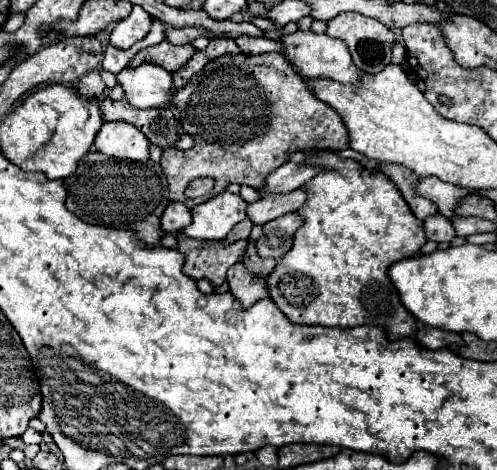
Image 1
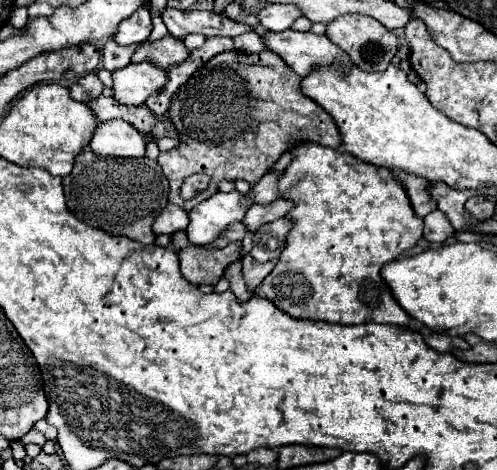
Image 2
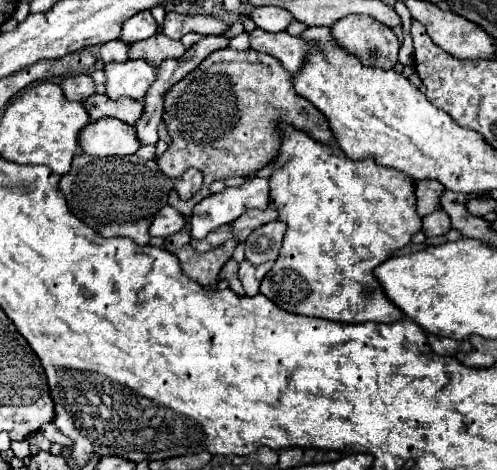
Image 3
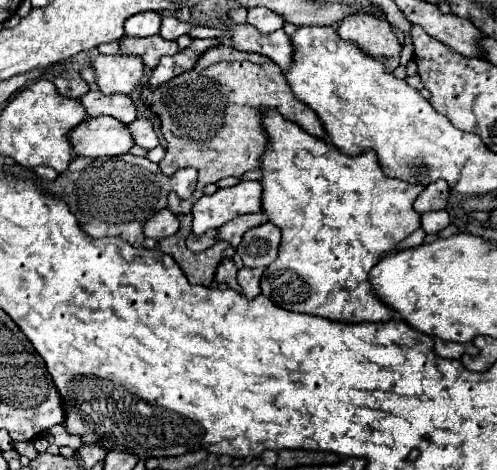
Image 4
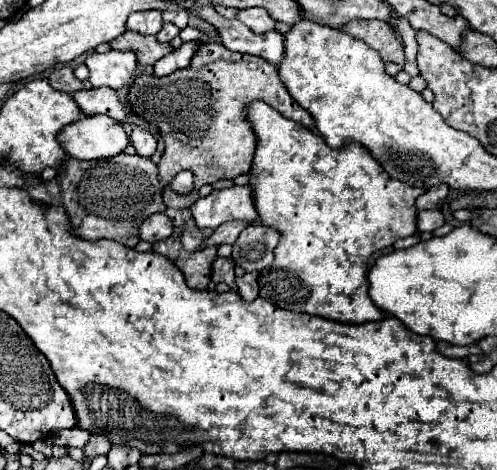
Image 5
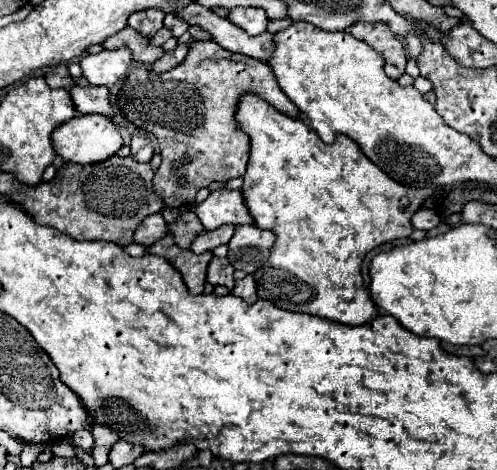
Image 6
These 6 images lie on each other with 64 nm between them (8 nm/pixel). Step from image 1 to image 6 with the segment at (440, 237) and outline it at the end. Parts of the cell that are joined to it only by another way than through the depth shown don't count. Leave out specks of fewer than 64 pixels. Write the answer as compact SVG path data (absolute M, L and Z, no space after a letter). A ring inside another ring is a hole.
M420 208L420 210L412 216L412 226L418 228L418 230L424 230L424 232L436 228L440 222L442 222L442 220L440 220L440 214L438 214L436 210L428 210L428 208Z

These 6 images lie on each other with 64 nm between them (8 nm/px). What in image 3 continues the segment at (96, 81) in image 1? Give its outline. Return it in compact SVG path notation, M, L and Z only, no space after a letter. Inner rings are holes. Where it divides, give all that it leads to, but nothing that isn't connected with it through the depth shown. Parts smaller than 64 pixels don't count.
M74 74L62 82L62 90L68 100L82 102L88 96L96 94L96 84L88 74Z

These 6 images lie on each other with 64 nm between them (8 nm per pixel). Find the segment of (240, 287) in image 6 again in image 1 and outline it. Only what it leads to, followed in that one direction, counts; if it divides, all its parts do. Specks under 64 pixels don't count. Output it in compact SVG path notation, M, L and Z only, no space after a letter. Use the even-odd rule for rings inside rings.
M252 240L252 242L248 244L246 254L244 254L244 264L246 264L246 268L248 268L250 272L254 272L254 274L270 274L270 272L274 270L274 266L276 266L276 260L258 256L258 252L256 252L256 240Z

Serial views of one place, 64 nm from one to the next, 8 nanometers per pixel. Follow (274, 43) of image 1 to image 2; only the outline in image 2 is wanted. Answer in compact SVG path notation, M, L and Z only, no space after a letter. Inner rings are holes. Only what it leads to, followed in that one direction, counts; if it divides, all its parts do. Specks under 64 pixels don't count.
M240 34L240 36L236 36L234 38L234 48L240 50L240 52L246 52L246 54L266 50L264 42L262 42L262 38L258 34Z

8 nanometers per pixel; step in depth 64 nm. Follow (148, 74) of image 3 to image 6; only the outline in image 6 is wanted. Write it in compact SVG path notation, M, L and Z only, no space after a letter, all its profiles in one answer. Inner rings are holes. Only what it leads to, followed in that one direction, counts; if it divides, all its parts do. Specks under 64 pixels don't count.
M128 48L120 50L102 50L100 54L86 54L80 60L84 78L92 86L114 86L126 80L132 68L132 52Z

